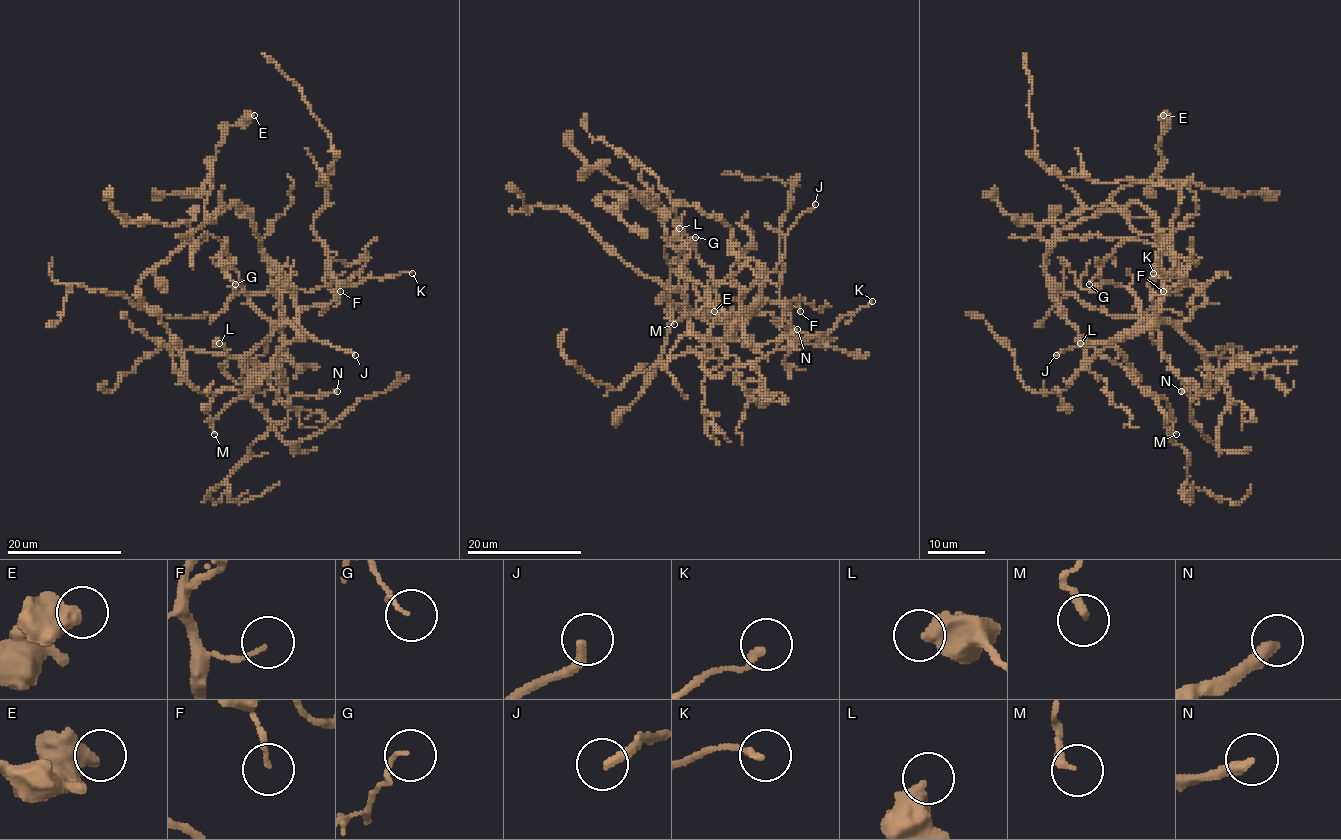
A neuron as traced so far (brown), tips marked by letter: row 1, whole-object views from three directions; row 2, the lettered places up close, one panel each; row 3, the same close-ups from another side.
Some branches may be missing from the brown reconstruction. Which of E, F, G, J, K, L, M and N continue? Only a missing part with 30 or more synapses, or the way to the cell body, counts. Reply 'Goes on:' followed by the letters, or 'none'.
Goes on: J

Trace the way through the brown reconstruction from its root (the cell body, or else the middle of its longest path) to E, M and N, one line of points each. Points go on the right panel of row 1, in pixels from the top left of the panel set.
E: (1156, 317), (1149, 327), (1175, 260), (1156, 218), (1136, 202), (1097, 214), (1158, 168), (1163, 115)
M: (1156, 317), (1132, 333), (1117, 336), (1112, 343), (1139, 376), (1139, 385), (1166, 399), (1176, 434)
N: (1156, 317), (1161, 352), (1181, 378), (1192, 379), (1197, 383), (1199, 395), (1191, 396), (1181, 391)

